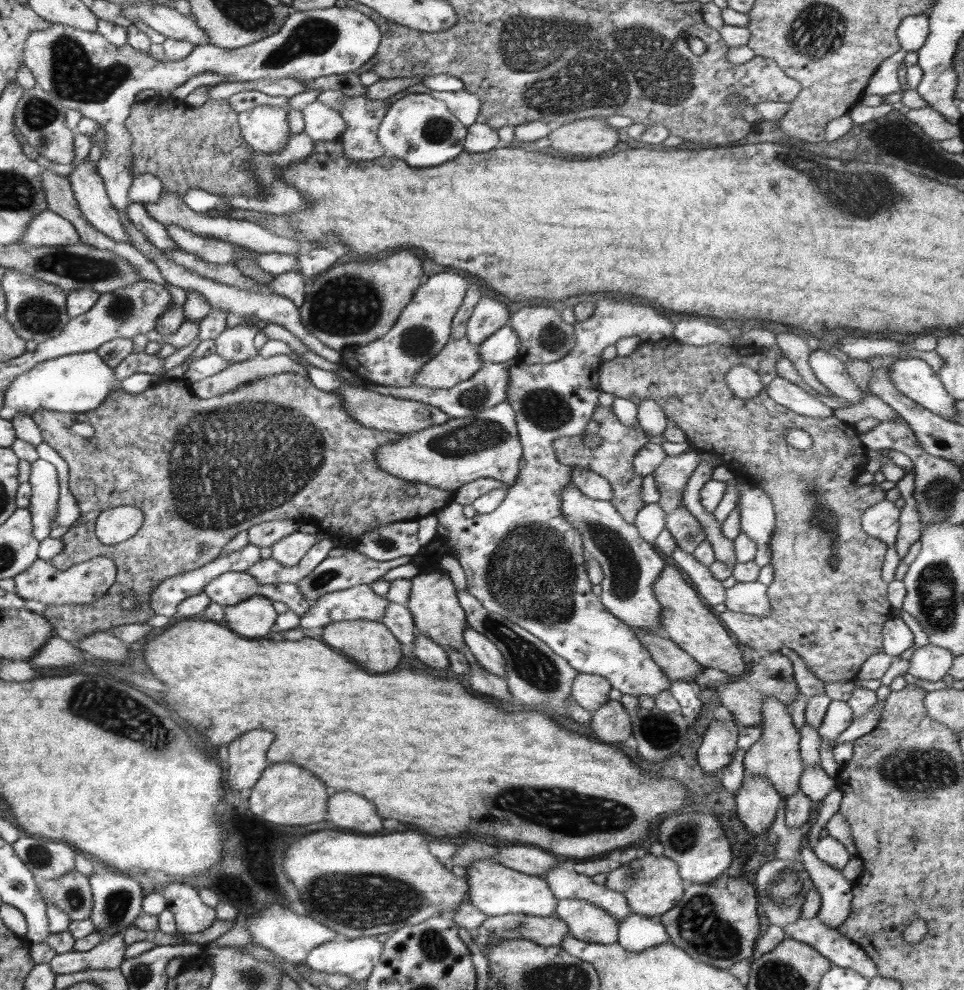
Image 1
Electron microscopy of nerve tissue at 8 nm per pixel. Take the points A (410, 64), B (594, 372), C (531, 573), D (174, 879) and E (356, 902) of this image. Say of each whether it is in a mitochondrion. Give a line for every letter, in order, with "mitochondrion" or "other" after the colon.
A: other
B: other
C: mitochondrion
D: other
E: mitochondrion

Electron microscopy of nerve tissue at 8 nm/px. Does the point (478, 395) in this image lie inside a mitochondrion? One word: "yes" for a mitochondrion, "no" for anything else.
yes

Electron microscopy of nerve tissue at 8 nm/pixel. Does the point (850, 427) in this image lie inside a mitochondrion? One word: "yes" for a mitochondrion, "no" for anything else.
no

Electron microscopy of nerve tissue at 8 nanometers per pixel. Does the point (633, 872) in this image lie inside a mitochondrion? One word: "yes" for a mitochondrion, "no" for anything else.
yes

